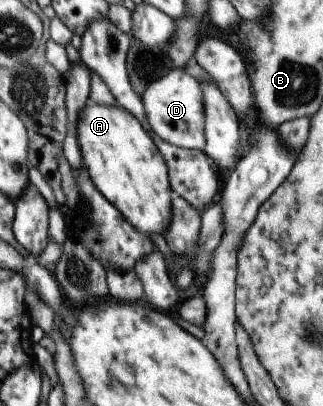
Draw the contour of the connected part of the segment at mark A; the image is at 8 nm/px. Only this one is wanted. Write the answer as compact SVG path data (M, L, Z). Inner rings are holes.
M91 98L78 112L75 138L82 167L93 186L109 201L137 232L163 233L171 219L171 200L165 161L149 133L130 112L99 104Z

